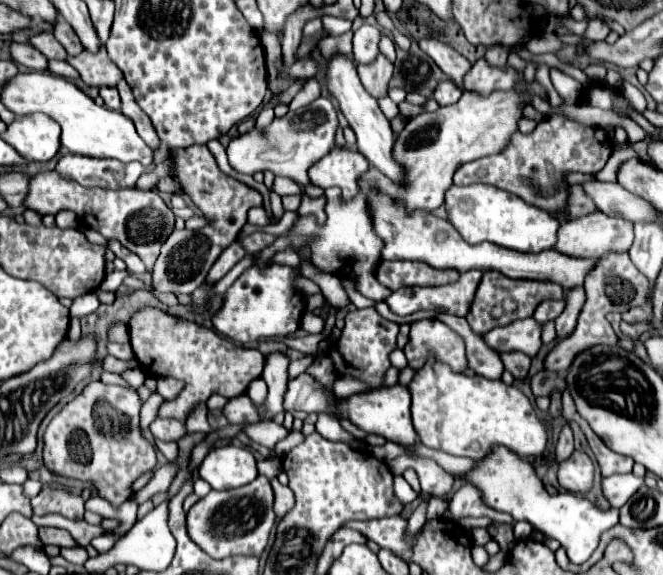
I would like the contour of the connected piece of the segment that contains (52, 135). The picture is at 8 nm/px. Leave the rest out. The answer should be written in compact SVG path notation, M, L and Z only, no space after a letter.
M29 113L15 117L3 133L3 139L29 161L49 161L61 147L59 135L61 129L51 117L43 113Z

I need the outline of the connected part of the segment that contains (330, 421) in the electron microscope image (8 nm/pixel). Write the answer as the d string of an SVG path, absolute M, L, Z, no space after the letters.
M321 413L319 415L319 419L317 419L317 423L315 423L315 429L317 429L317 433L321 433L325 439L329 439L329 441L353 441L353 435L349 435L341 425L339 425L339 421L335 419L335 417L331 417L331 415L327 415L327 413Z

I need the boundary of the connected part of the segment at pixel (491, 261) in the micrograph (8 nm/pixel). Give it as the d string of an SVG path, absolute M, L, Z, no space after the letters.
M377 193L369 195L373 223L379 237L385 241L383 259L405 259L405 261L423 261L437 269L457 269L457 271L487 271L495 269L507 277L515 279L541 279L541 281L555 281L565 289L583 285L585 273L595 265L595 259L569 259L567 255L559 255L555 249L547 249L541 253L521 253L521 251L507 251L505 247L495 247L493 243L479 243L469 245L463 237L457 235L455 227L447 223L447 219L439 219L431 213L413 213L407 215L405 209Z

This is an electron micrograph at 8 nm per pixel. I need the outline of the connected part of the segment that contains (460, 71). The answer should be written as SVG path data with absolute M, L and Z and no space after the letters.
M421 39L419 47L437 63L437 67L459 87L463 87L463 79L467 75L467 71L471 69L471 63L457 53L455 49L451 49L449 45L435 41L435 39Z

